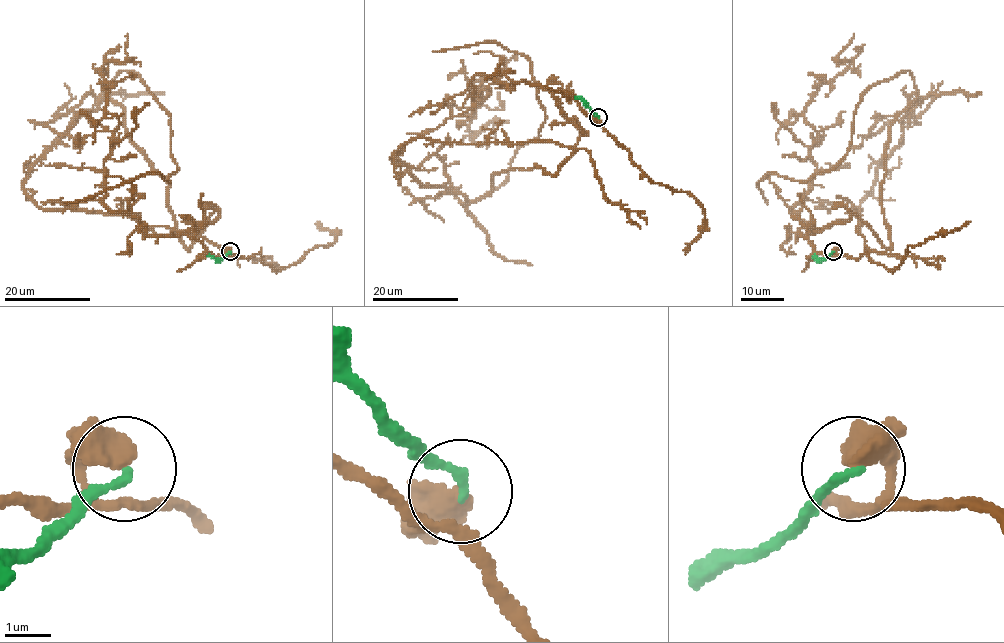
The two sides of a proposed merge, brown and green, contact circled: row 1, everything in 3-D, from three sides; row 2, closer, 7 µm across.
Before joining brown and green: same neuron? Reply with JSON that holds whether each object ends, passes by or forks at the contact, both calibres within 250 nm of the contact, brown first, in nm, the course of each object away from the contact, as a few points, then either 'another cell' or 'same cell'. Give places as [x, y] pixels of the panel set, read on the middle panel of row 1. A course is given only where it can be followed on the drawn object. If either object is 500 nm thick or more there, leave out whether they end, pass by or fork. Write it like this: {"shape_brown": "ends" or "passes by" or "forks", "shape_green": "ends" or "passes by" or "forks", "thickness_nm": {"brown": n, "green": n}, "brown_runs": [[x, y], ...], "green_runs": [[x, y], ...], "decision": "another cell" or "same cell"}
{"thickness_nm": {"brown": 600, "green": 190}, "brown_runs": [[598, 117], [558, 89], [574, 150], [475, 201], [391, 157], [428, 137], [585, 149], [646, 223]], "green_runs": [[598, 117], [575, 97]], "decision": "another cell"}

